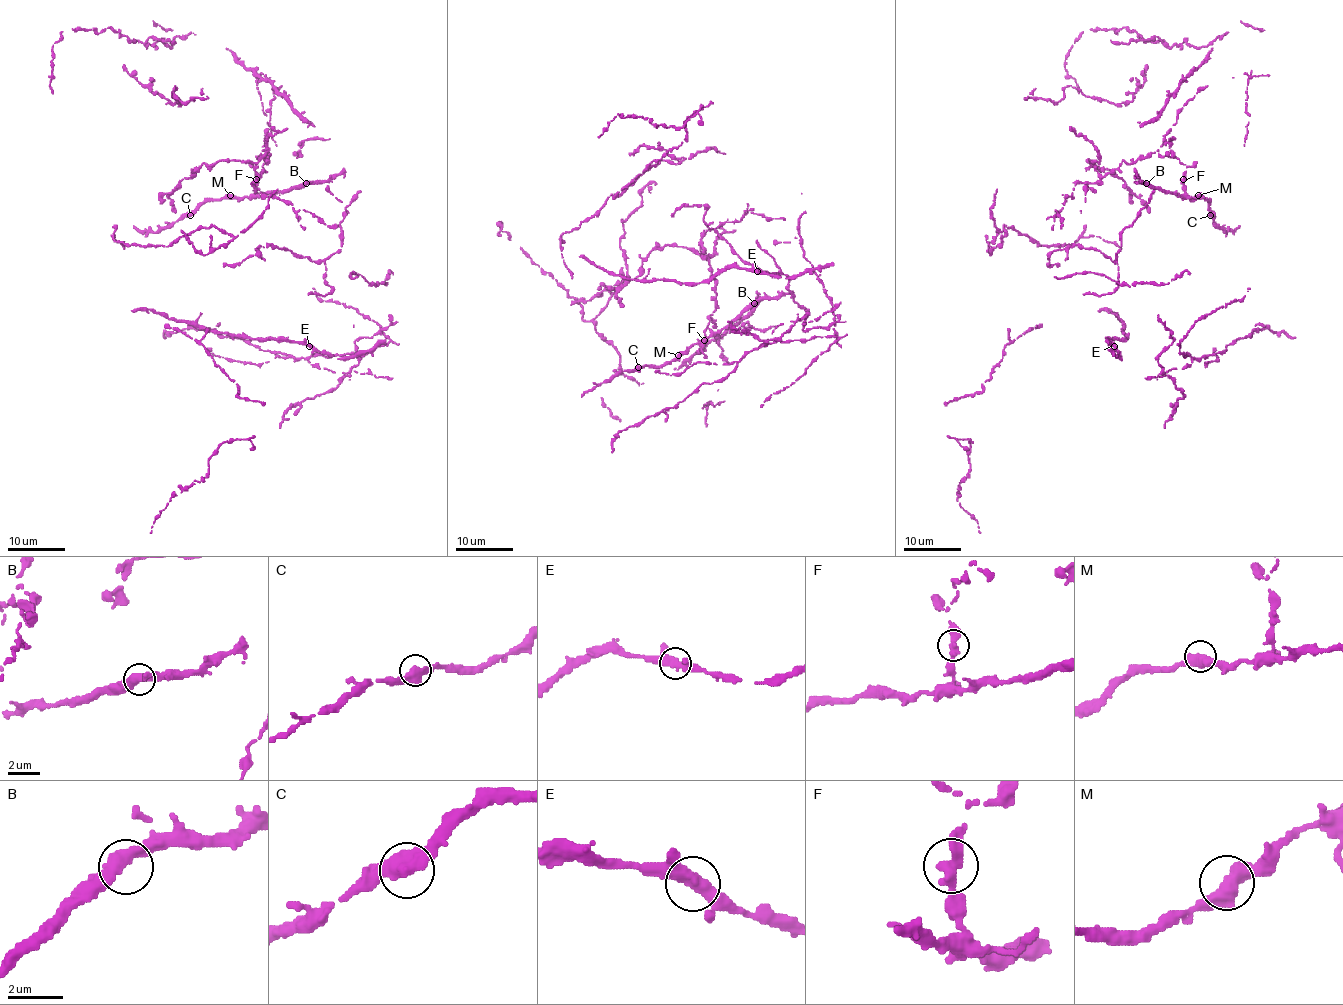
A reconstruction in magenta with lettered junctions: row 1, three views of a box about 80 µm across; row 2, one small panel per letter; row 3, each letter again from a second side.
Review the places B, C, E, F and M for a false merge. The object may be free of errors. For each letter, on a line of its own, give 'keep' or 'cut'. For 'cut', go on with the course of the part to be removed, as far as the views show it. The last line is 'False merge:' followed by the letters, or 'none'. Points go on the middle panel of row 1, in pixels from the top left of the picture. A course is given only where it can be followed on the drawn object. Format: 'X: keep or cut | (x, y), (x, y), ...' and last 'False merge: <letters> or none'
B: keep
C: keep
E: keep
F: keep
M: keep
False merge: none

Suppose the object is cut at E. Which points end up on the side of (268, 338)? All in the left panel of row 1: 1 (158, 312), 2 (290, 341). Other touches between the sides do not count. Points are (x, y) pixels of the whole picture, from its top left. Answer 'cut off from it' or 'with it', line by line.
1: with it
2: with it

